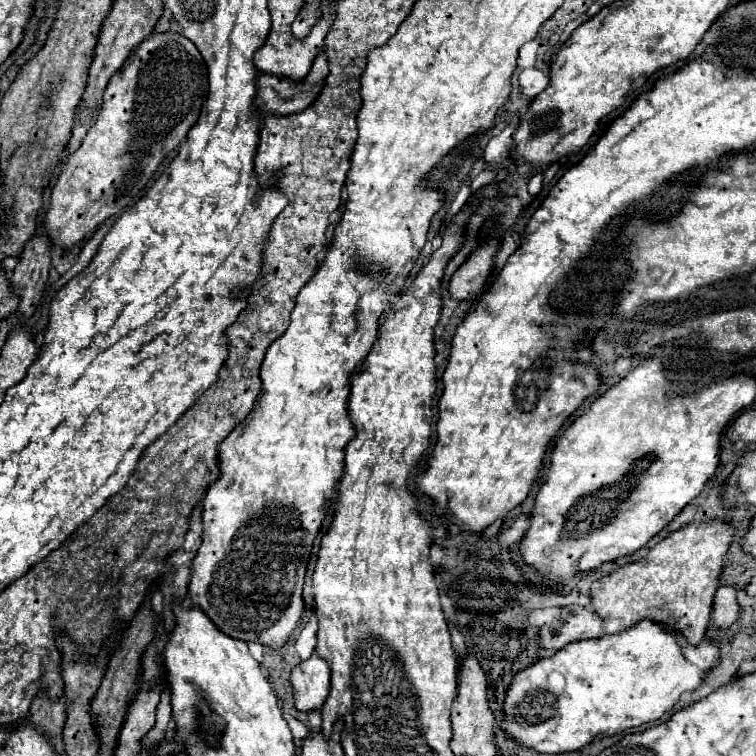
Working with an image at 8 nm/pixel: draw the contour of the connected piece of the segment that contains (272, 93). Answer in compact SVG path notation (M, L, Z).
M319 54L309 74L301 82L289 80L285 76L261 74L257 80L257 86L259 86L257 98L255 98L257 108L271 114L279 114L279 116L305 110L317 98L319 90L325 84L325 76L329 74L327 64L329 62L323 58L323 54Z

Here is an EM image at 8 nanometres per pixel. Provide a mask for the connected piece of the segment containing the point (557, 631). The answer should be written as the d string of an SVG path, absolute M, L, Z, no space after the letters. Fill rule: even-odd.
M569 606L563 608L559 618L539 628L537 644L541 650L557 652L571 642L599 638L599 636L603 636L603 628L597 616L593 616L593 612L587 608Z

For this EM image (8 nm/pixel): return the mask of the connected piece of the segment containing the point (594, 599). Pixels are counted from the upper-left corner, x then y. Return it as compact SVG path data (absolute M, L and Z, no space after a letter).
M707 520L683 526L663 538L641 562L621 566L617 572L591 584L591 610L603 620L605 634L617 634L641 620L665 624L697 646L709 626L717 578L733 540L733 526L721 520Z

